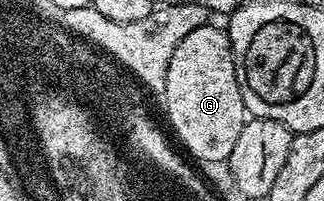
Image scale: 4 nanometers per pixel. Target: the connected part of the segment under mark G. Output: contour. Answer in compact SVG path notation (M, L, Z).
M213 26L197 28L180 41L167 69L163 100L176 142L198 164L224 164L231 149L235 149L235 141L239 141L239 133L247 121L243 93L239 93L239 81L235 77L235 61L228 34L222 28L220 31Z

